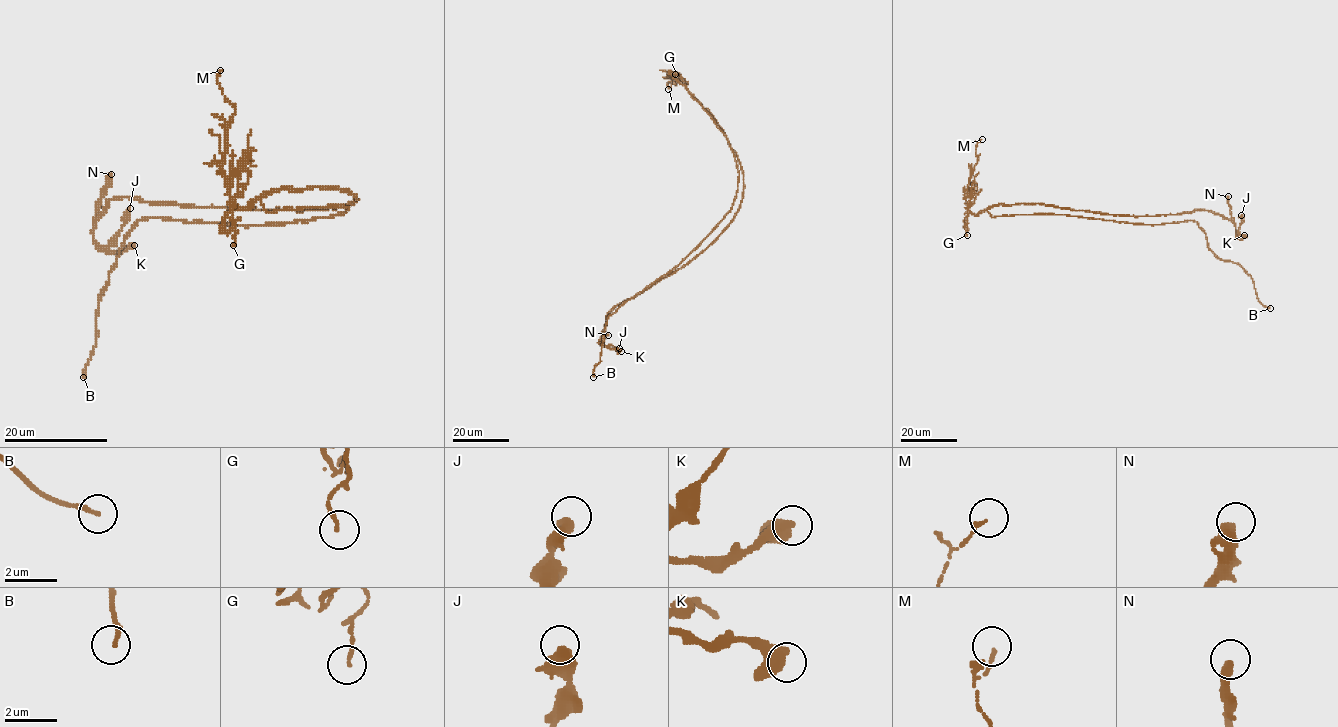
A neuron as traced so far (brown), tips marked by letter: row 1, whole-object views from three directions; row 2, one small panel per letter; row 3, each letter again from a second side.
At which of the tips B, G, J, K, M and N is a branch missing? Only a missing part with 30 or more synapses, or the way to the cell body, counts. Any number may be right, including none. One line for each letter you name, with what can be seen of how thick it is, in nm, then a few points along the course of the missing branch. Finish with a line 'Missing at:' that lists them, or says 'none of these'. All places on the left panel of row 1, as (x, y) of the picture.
B: 170 nm
Missing at: B

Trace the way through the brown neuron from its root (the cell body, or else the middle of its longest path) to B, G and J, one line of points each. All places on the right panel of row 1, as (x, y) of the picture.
B: (994, 217), (1053, 213), (1152, 225), (1195, 220), (1212, 252), (1238, 263), (1251, 277), (1258, 300), (1270, 308)
G: (994, 217), (987, 211), (977, 215), (970, 213), (967, 235)
J: (994, 217), (989, 208), (1019, 203), (1135, 216), (1204, 209), (1229, 218), (1239, 237), (1241, 215)

